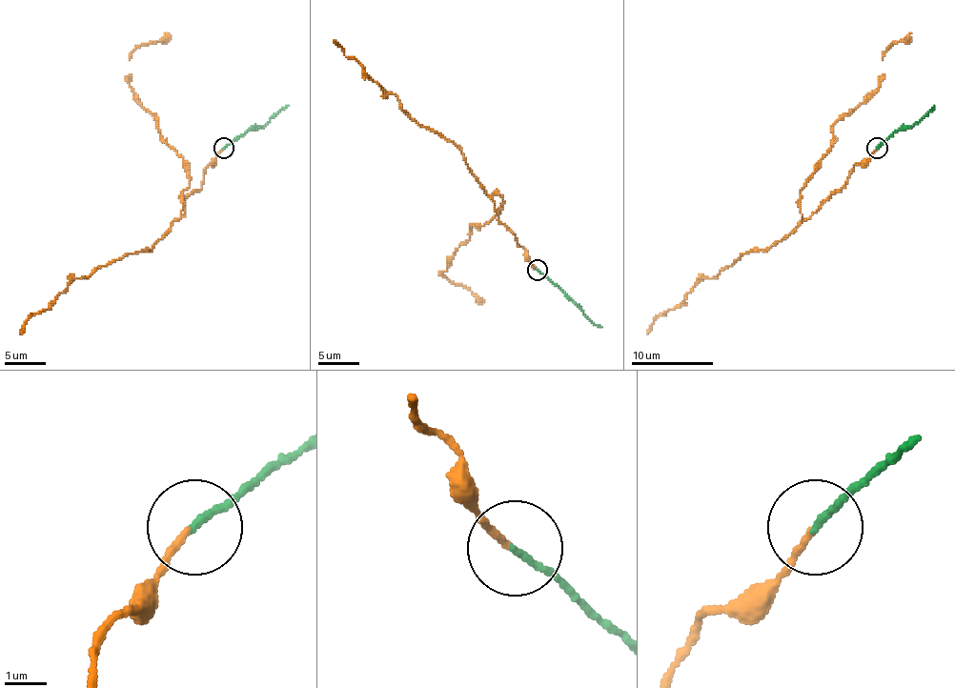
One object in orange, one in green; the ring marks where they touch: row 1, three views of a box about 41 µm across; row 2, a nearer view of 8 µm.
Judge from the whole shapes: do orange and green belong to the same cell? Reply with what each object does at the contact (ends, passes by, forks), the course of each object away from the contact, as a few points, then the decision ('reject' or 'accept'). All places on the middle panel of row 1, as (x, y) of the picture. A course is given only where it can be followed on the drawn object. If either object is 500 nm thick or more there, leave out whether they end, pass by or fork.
orange ends there; green ends there; orange runs (536, 269), (498, 219), (497, 192), (500, 210), (472, 226), (443, 273), (482, 304); green runs (538, 269), (601, 327); accept

